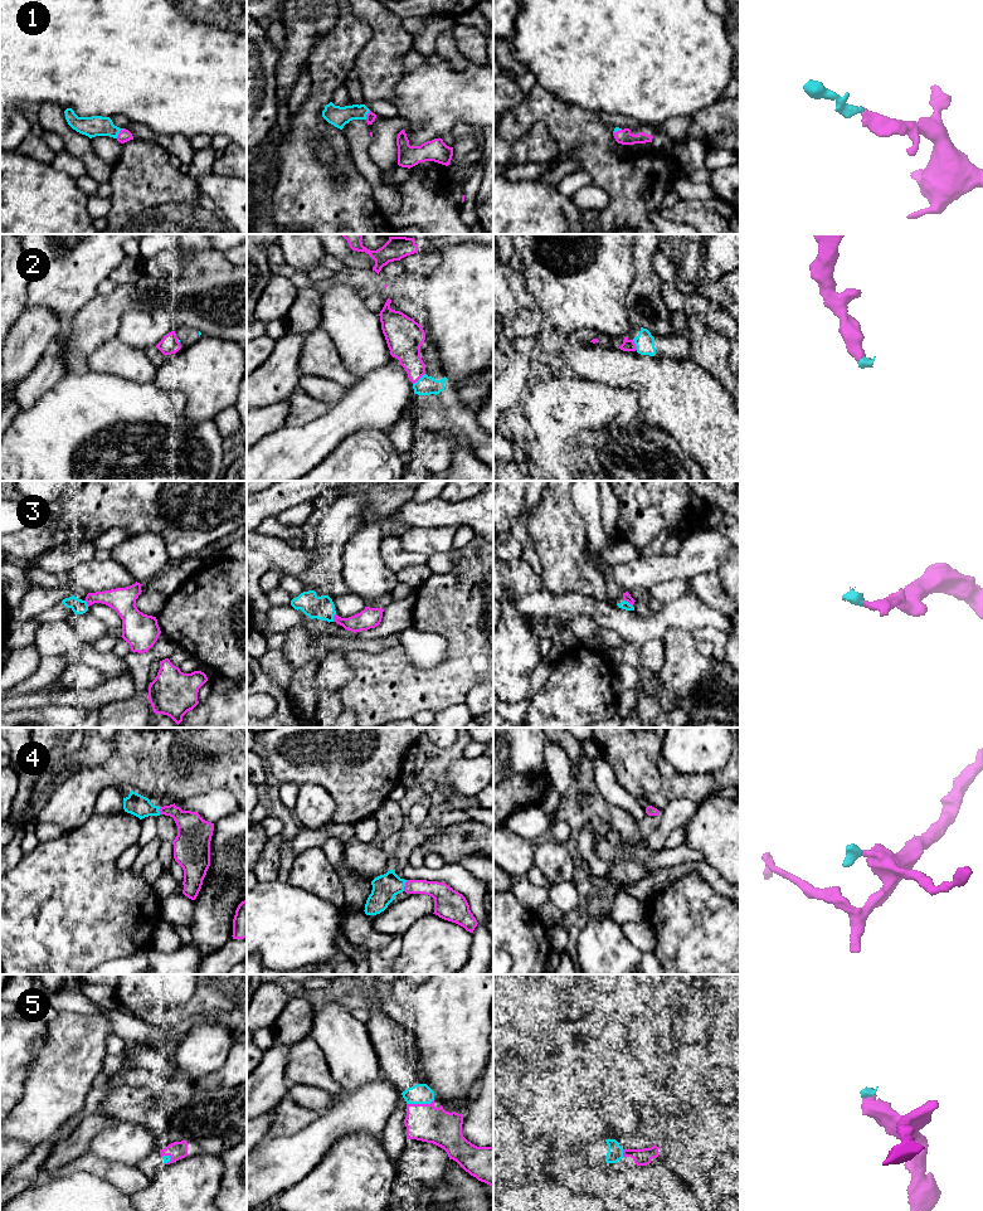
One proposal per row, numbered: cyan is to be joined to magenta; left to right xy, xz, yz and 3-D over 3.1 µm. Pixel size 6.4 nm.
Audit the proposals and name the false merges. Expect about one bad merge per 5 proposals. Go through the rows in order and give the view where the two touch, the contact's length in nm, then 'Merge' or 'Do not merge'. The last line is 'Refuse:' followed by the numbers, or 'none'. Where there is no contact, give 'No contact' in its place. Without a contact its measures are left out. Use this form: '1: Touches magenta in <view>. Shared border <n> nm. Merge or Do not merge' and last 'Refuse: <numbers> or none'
1: Touches magenta in xy. Shared border 80 nm. Merge
2: Touches magenta in xz. Shared border 110 nm. Merge
3: Touches magenta in yz. Shared border 70 nm. Do not merge
4: Touches magenta in xz. Shared border 80 nm. Merge
5: Touches magenta in xz. Shared border 180 nm. Merge
Refuse: 3

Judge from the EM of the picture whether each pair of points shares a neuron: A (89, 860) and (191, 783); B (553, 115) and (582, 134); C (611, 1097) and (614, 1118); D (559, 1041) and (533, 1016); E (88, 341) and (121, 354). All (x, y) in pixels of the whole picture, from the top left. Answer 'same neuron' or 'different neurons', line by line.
A: different neurons
B: same neuron
C: same neuron
D: different neurons
E: different neurons

